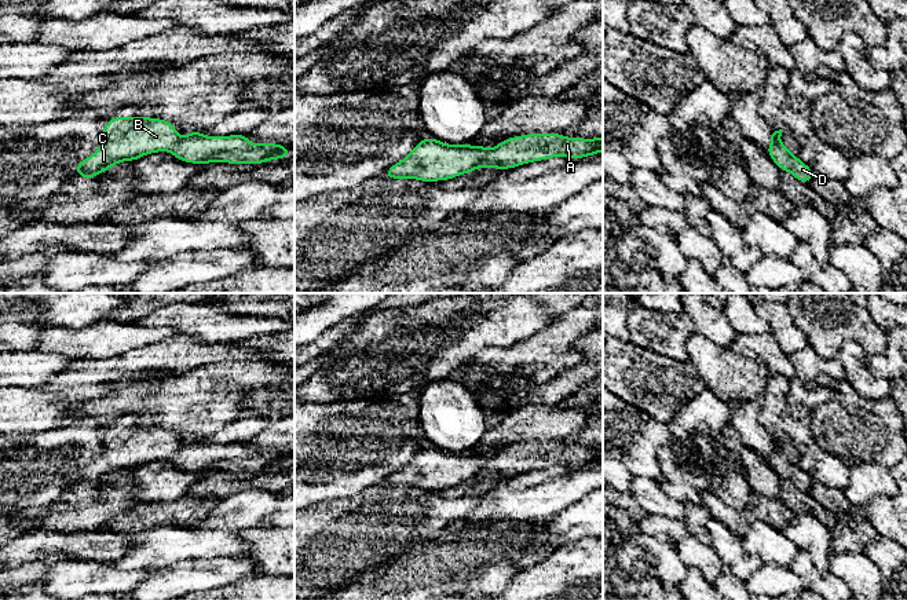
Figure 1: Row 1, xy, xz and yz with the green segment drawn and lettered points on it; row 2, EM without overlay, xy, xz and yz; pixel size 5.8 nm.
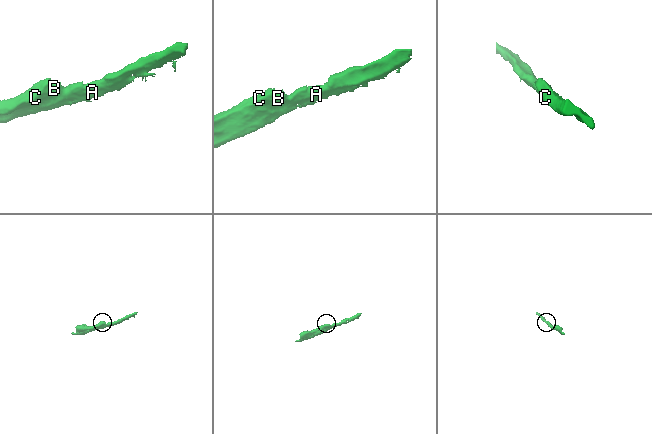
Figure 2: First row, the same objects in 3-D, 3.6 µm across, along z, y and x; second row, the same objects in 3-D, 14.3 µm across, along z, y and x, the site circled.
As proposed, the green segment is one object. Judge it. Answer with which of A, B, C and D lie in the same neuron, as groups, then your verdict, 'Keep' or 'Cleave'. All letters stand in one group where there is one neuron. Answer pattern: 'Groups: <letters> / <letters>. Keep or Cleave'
Groups: A D / B C. Cleave

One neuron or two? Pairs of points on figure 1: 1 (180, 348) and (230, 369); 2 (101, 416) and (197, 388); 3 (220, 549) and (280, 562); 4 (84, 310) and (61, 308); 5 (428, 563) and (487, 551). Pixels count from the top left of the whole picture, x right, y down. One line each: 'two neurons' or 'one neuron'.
1: two neurons
2: one neuron
3: two neurons
4: one neuron
5: one neuron

